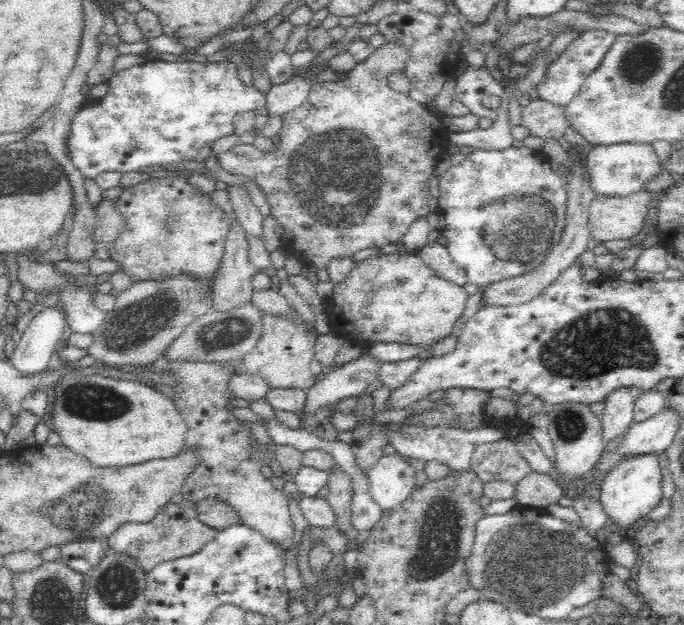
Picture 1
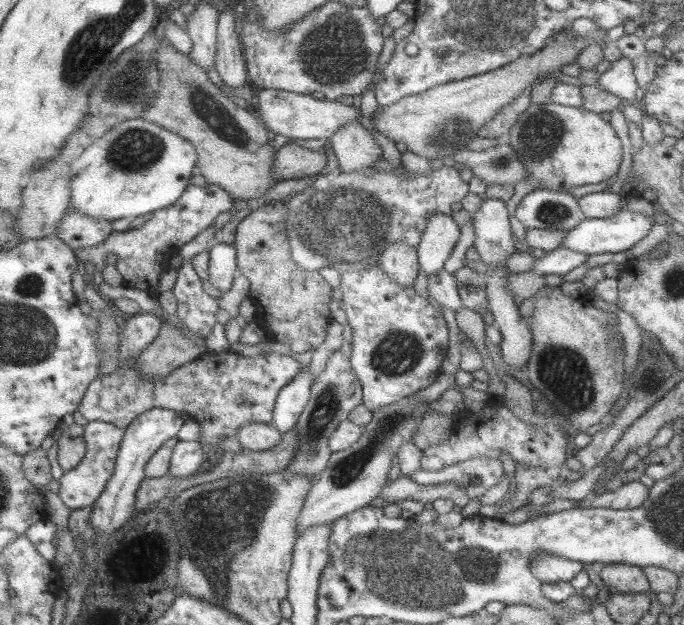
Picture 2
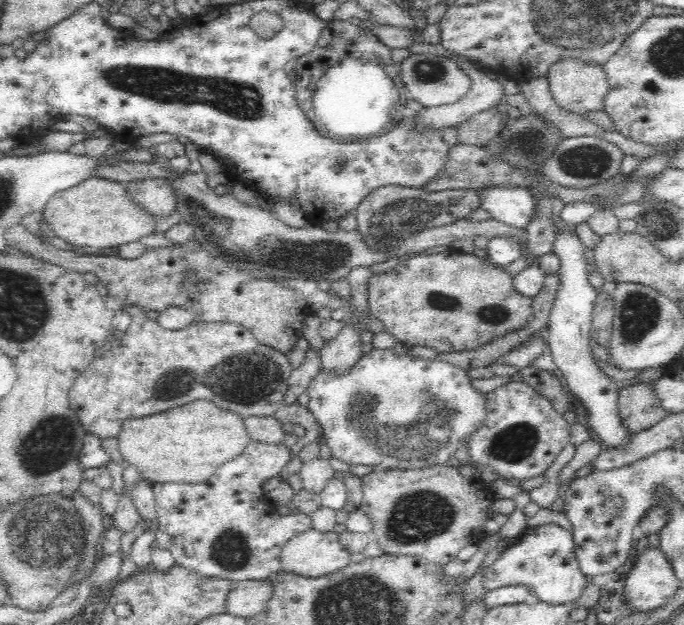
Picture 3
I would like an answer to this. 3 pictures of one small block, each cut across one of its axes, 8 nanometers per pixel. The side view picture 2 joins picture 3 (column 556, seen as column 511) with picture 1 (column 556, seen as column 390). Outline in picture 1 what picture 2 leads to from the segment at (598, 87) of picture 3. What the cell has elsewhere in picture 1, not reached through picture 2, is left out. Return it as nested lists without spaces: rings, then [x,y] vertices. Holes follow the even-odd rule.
[[[542,98],[523,107],[520,125],[528,128],[530,136],[543,139],[558,139],[568,127],[562,107],[556,107]]]

